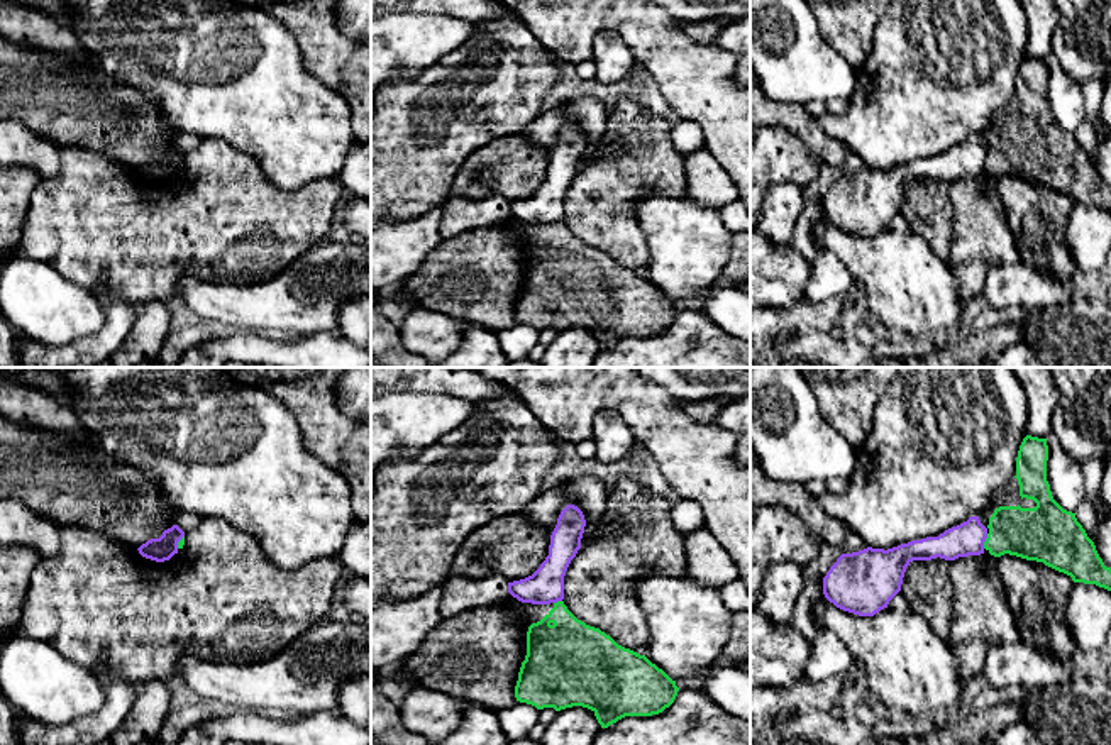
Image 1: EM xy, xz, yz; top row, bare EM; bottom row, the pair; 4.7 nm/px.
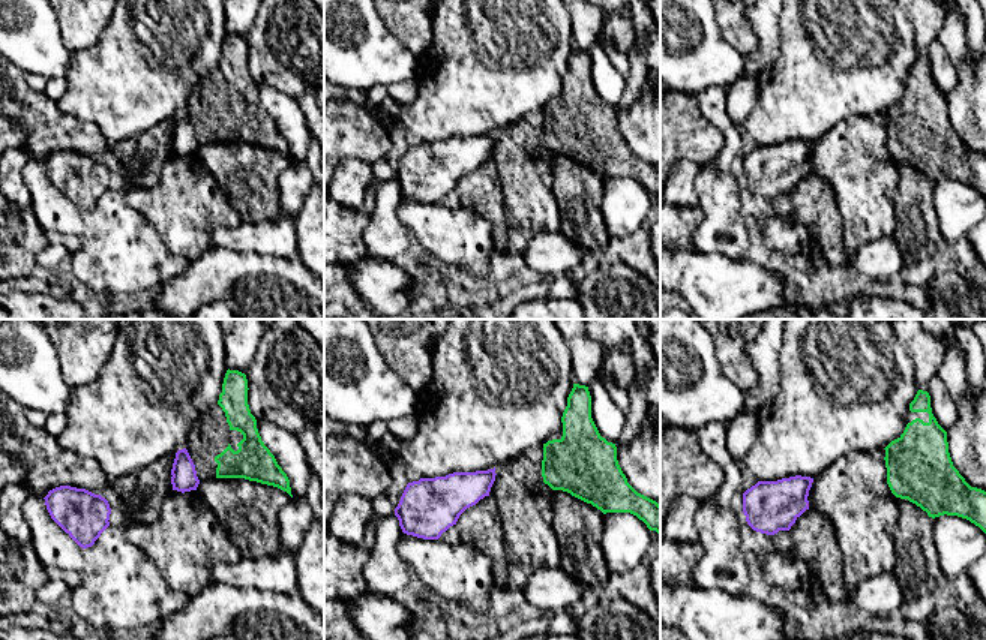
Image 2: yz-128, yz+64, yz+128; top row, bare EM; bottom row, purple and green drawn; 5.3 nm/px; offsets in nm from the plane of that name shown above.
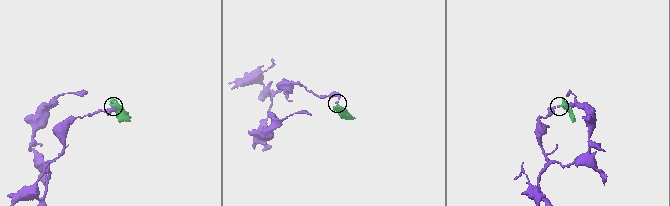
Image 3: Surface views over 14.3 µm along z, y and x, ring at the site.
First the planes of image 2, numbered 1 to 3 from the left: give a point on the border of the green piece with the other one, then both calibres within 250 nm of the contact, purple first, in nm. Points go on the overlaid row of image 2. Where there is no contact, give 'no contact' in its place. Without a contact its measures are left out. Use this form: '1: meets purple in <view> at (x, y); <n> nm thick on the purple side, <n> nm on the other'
1: no contact
2: no contact
3: no contact

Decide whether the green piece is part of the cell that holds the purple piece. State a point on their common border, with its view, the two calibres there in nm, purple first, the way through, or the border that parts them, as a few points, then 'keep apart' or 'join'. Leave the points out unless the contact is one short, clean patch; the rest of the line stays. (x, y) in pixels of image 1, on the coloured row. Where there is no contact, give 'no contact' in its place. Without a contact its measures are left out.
meets purple in yz at (984, 540); 160 nm thick on the purple side, 260 nm on the other; border along yz (988, 534), (983, 547); keep apart

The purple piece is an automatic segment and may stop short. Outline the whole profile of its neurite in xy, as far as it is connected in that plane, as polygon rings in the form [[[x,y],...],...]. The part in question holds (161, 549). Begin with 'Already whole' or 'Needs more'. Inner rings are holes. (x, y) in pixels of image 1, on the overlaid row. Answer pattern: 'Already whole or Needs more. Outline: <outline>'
Already whole. Outline: [[[173,525],[171,528],[164,530],[159,538],[147,540],[137,550],[146,559],[164,562],[178,554],[178,542],[183,537],[185,532],[178,525]]]

